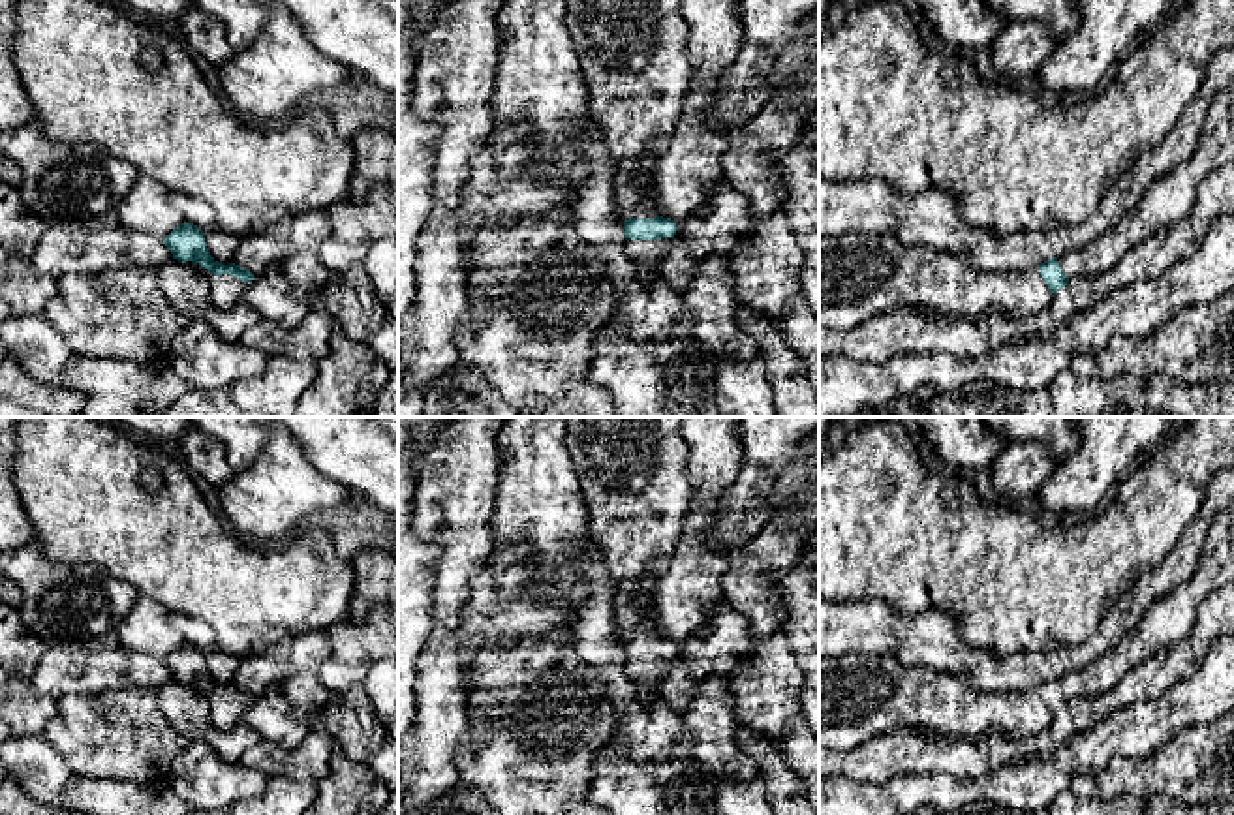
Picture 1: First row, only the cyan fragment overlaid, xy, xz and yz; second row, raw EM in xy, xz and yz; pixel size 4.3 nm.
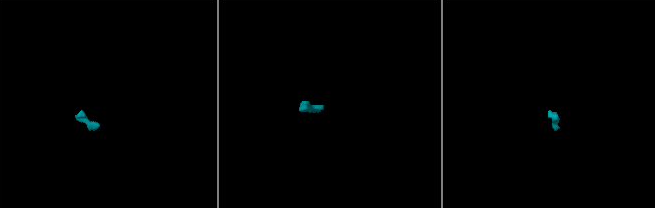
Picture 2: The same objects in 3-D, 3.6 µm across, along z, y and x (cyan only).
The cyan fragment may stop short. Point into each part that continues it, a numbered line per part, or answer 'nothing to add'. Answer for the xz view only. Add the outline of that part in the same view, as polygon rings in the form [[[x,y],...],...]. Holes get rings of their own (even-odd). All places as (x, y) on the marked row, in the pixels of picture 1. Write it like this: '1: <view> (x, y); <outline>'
1: xz (633, 53); [[[567,0],[565,21],[590,90],[590,113],[603,128],[605,150],[616,167],[614,199],[620,218],[656,218],[659,216],[659,193],[654,165],[669,146],[691,85],[689,28],[682,13],[682,0]]]
2: xz (648, 254); [[[674,237],[659,238],[659,240],[631,240],[625,238],[625,252],[637,261],[639,274],[637,280],[644,285],[652,285],[659,280],[659,267],[667,257],[669,250],[678,240]]]

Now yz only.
1: yz (1167, 199); [[[1234,83],[1210,107],[1208,124],[1191,158],[1153,180],[1136,207],[1116,225],[1057,257],[1067,278],[1114,269],[1142,240],[1168,231],[1195,205],[1198,186],[1215,171],[1234,163]]]
2: yz (861, 276); [[[849,233],[819,238],[819,325],[826,329],[849,331],[903,306],[930,319],[977,319],[990,312],[1018,317],[1039,314],[1052,299],[1039,267],[1009,272],[977,269],[962,254],[903,246],[892,237]]]

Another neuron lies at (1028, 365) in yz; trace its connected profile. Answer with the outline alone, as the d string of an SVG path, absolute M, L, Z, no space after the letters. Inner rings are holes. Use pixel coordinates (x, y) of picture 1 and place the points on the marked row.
M1234 212L1219 216L1191 257L1155 280L1110 291L1091 310L1074 314L1050 336L997 344L979 357L900 355L887 362L841 355L819 359L819 417L855 417L920 387L964 389L984 379L1014 391L1046 389L1078 353L1101 353L1112 336L1142 338L1181 308L1211 302L1234 289Z

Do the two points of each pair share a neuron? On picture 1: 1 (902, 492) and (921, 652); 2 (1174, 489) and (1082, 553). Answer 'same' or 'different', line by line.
1: different
2: same

